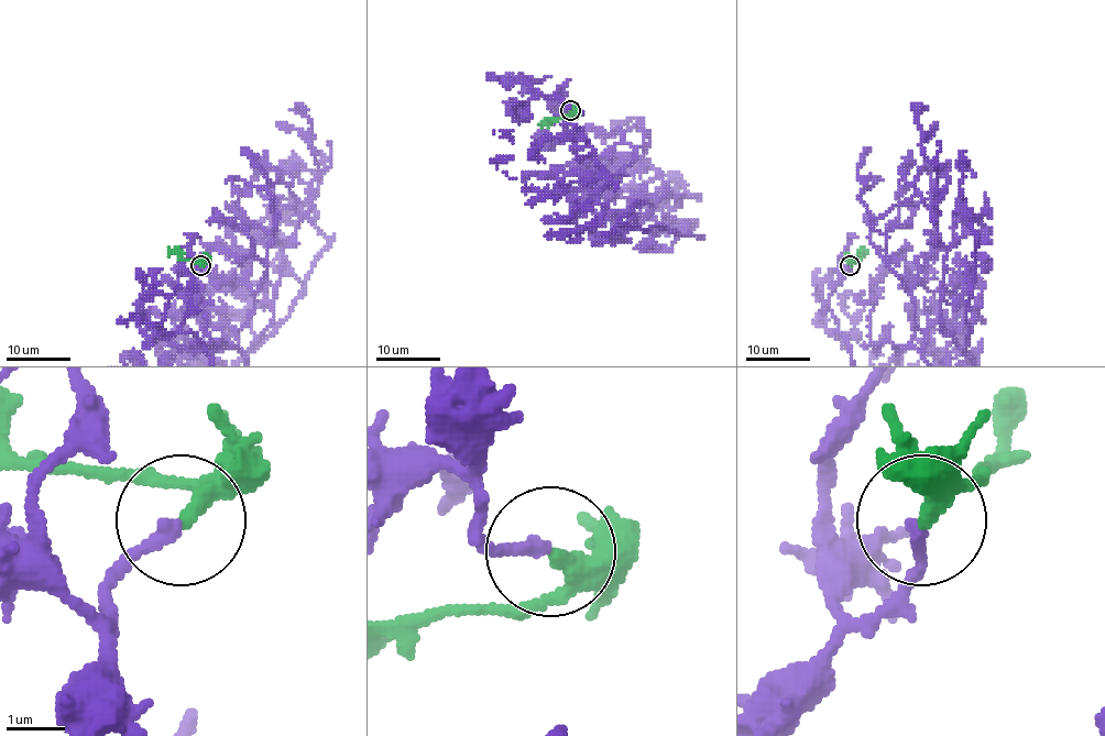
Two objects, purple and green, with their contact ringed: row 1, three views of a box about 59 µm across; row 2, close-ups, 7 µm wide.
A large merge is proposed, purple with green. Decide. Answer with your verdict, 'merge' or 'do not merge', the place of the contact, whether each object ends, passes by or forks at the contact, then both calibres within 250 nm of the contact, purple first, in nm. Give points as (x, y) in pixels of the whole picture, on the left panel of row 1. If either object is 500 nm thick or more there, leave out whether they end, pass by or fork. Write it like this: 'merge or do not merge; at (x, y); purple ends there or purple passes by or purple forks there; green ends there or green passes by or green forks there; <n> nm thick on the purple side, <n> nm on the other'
merge; at (200, 265); purple ends there; green passes by; 240 nm thick on the purple side, 240 nm on the other

